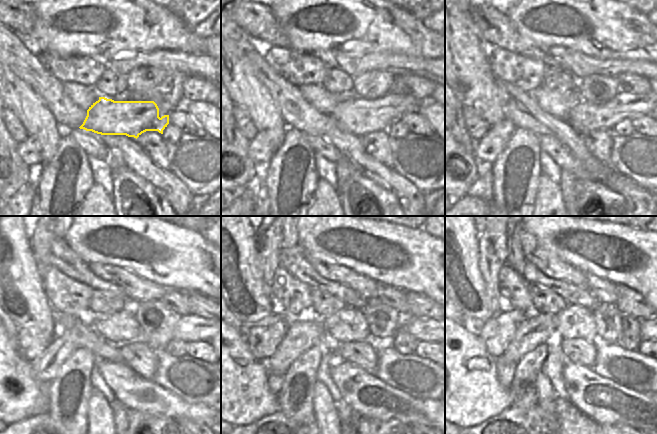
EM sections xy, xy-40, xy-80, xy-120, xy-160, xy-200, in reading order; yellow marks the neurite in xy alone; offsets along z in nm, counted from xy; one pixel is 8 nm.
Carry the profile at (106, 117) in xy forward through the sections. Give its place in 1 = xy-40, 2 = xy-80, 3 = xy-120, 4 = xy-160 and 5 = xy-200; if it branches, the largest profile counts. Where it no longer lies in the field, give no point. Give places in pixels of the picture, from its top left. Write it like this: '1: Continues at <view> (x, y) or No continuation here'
1: Continues at xy-40 (356, 116)
2: Continues at xy-80 (584, 117)
3: Continues at xy-120 (189, 328)
4: Continues at xy-160 (422, 329)
5: Continues at xy-200 (648, 326).

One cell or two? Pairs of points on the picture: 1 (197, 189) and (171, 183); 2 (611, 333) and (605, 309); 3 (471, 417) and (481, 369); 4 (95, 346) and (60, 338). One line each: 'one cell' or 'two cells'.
1: two cells
2: one cell
3: one cell
4: two cells

